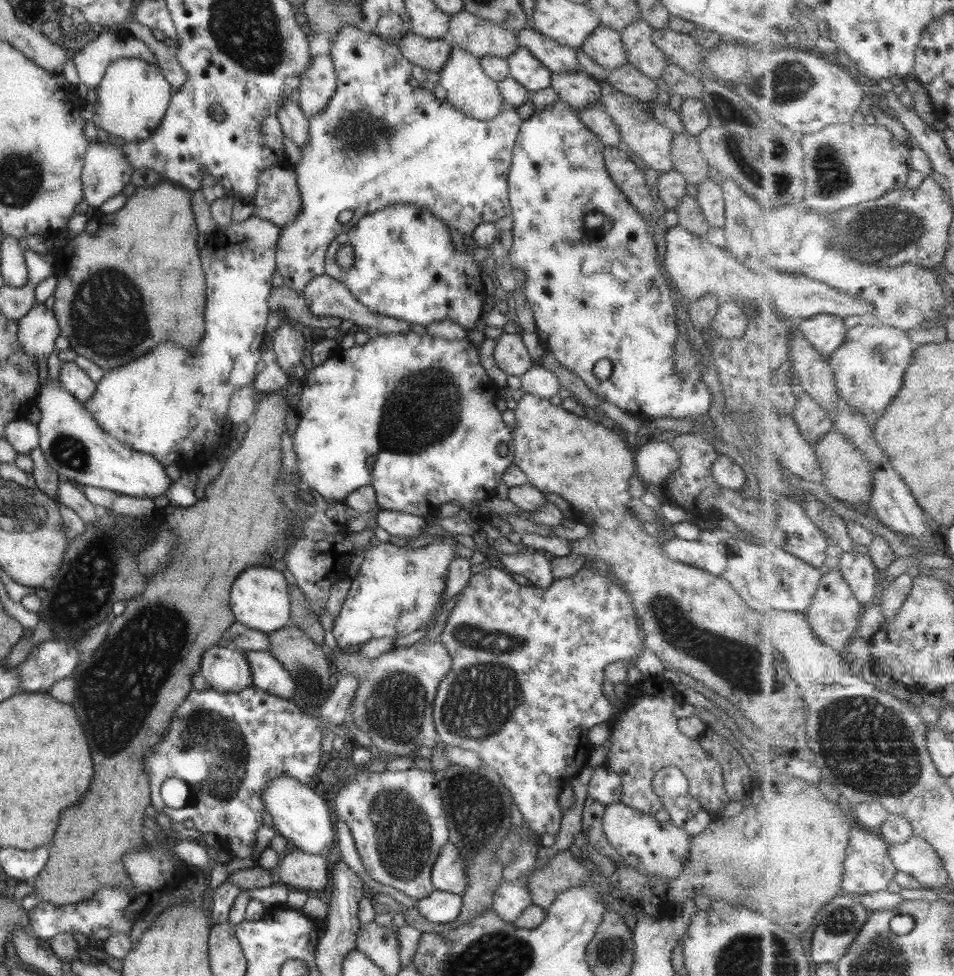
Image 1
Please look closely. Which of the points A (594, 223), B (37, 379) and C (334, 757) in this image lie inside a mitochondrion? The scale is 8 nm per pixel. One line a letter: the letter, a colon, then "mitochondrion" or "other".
A: mitochondrion
B: other
C: other

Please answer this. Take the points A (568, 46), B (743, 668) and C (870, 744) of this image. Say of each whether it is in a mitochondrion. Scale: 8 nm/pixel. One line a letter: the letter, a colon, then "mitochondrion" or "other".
A: other
B: mitochondrion
C: mitochondrion

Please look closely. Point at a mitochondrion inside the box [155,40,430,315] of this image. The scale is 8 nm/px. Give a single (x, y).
(360, 132)

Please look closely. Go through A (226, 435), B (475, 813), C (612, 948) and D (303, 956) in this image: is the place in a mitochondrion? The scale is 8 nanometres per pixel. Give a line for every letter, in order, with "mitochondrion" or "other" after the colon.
A: other
B: mitochondrion
C: mitochondrion
D: other

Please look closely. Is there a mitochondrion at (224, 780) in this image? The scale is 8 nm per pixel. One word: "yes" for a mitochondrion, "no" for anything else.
yes

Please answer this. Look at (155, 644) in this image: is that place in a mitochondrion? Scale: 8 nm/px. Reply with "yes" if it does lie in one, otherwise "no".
yes

